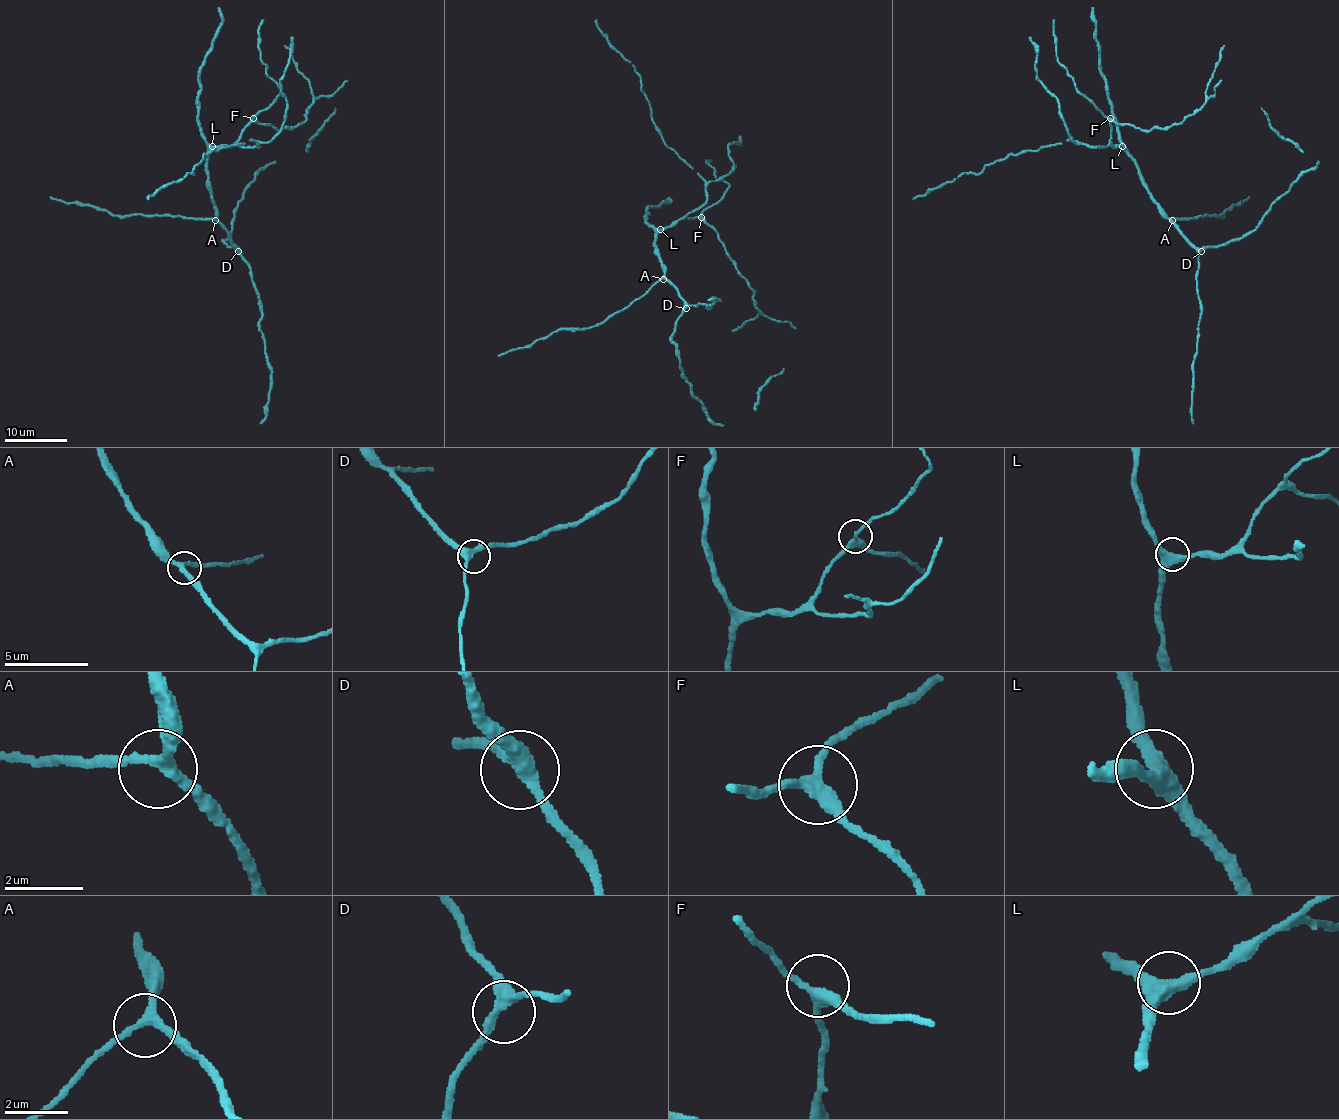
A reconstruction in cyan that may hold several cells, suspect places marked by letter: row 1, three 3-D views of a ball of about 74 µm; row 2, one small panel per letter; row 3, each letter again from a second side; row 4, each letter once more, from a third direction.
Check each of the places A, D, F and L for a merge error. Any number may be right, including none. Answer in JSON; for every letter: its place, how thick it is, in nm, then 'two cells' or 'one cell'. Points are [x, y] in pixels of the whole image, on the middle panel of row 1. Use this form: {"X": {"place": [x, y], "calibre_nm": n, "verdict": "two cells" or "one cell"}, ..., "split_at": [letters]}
{"A": {"place": [663, 279], "calibre_nm": 260, "verdict": "one cell"}, "D": {"place": [686, 308], "calibre_nm": 340, "verdict": "one cell"}, "F": {"place": [701, 217], "calibre_nm": 280, "verdict": "one cell"}, "L": {"place": [660, 229], "calibre_nm": 400, "verdict": "one cell"}, "split_at": []}

